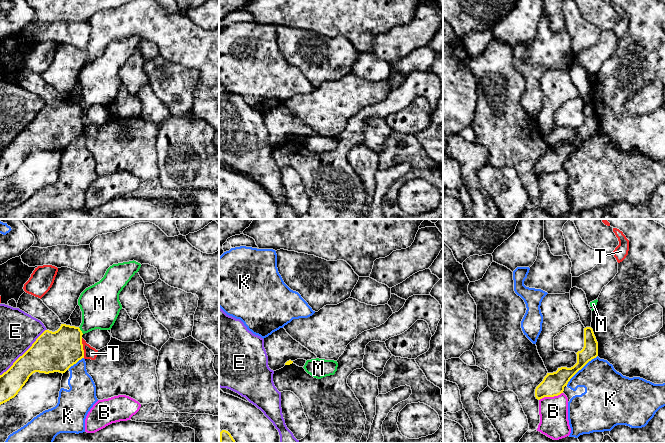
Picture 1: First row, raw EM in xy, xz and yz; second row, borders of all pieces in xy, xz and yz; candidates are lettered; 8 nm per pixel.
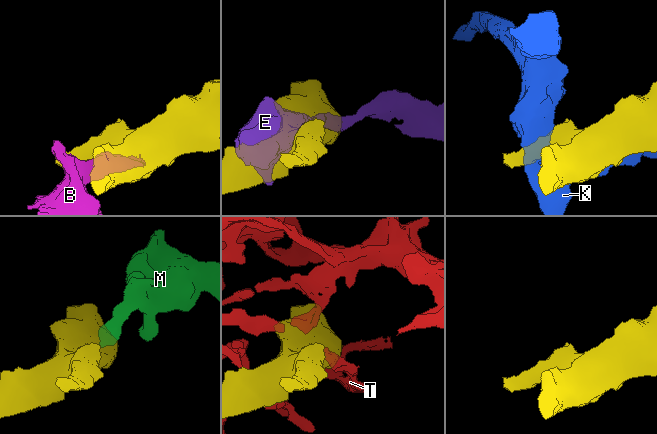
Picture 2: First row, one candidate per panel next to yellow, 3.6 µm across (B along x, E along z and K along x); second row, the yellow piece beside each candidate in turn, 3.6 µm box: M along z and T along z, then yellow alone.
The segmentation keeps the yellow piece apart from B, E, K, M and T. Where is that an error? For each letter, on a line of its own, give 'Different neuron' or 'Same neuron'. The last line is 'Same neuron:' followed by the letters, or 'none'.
B: Different neuron
E: Different neuron
K: Different neuron
M: Different neuron
T: Different neuron
Same neuron: none

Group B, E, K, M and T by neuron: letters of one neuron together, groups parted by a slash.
B T / E / K / M

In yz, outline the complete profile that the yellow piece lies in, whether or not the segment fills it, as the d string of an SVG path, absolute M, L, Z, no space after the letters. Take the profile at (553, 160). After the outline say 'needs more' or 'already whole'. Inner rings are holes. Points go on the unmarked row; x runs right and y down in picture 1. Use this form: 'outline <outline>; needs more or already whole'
outline M591 103L584 104L584 123L576 130L577 139L573 143L561 143L556 148L547 149L535 165L536 175L554 173L563 169L570 155L589 137L598 132L598 118Z; already whole

